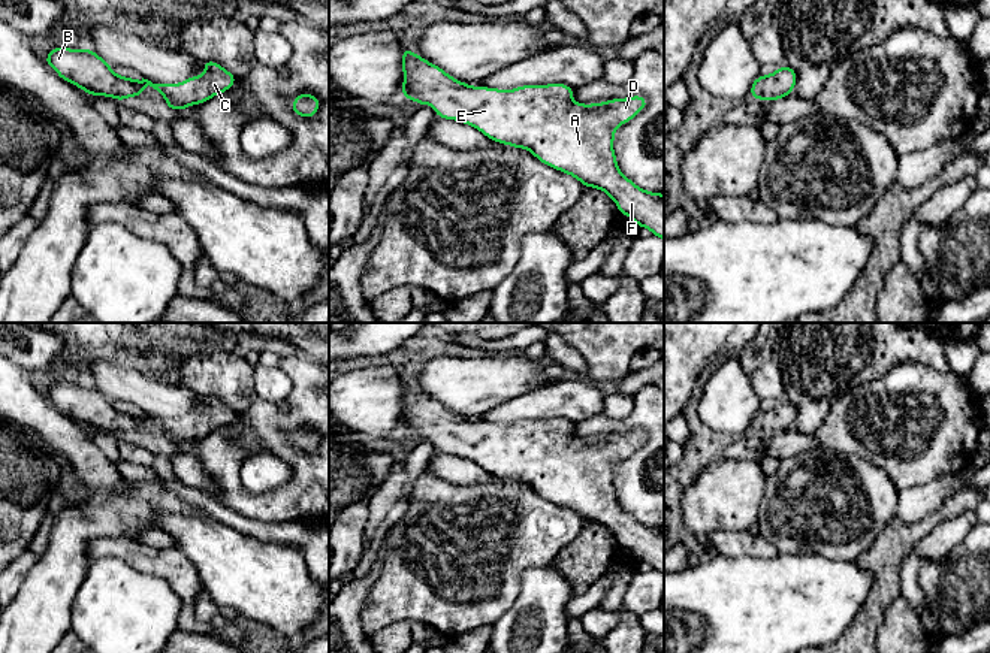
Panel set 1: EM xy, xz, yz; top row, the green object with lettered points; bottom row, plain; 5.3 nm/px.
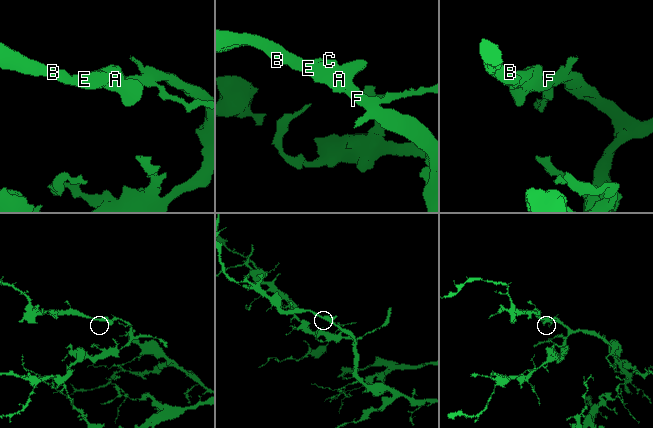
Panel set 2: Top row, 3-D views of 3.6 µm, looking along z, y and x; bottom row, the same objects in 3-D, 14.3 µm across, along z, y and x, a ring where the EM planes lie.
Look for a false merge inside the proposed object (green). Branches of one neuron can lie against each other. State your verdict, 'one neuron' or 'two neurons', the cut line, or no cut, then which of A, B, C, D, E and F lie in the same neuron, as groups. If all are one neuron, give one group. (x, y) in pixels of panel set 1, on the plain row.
one neuron; cut none; groups A B C D E F

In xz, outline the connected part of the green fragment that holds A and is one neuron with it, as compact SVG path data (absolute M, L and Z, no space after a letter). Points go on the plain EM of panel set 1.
M407 383L402 386L402 405L402 432L431 439L437 451L470 459L494 477L525 483L541 498L574 511L585 522L607 527L619 548L631 551L639 562L649 563L664 575L664 529L646 526L622 510L613 486L615 465L646 442L645 432L583 439L573 436L573 423L565 418L522 420L514 424L470 421Z

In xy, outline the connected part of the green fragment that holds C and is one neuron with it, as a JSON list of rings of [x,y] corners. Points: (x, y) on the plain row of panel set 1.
[[[54,383],[45,397],[51,400],[61,414],[79,421],[90,430],[106,430],[118,433],[142,432],[142,424],[150,420],[157,424],[170,444],[182,445],[194,438],[202,439],[211,432],[227,426],[236,412],[220,399],[206,394],[205,406],[179,418],[153,418],[148,414],[135,415],[118,411],[96,387],[81,383]]]

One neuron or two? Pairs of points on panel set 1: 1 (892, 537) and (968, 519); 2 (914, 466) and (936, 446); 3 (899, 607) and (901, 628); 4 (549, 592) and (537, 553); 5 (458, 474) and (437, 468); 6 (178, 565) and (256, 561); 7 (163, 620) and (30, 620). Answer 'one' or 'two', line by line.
1: two
2: one
3: one
4: two
5: one
6: two
7: two

